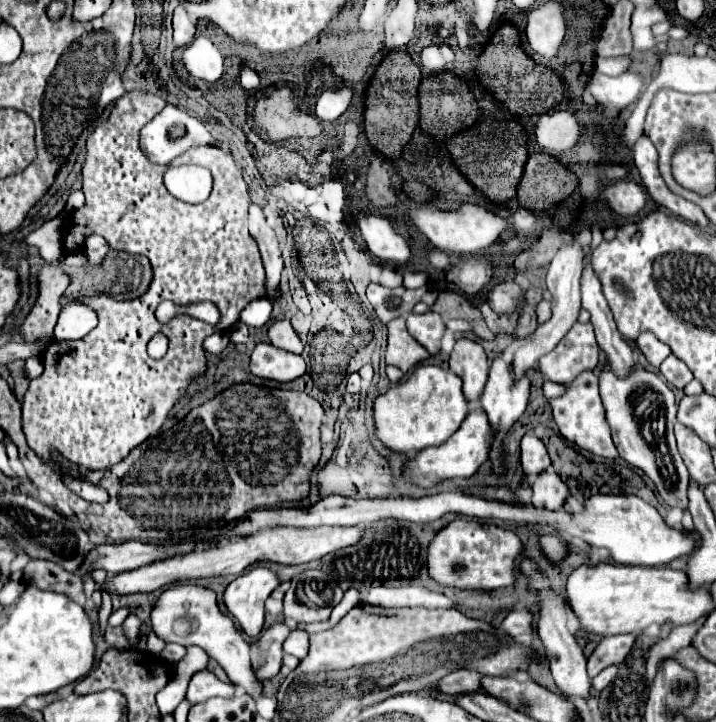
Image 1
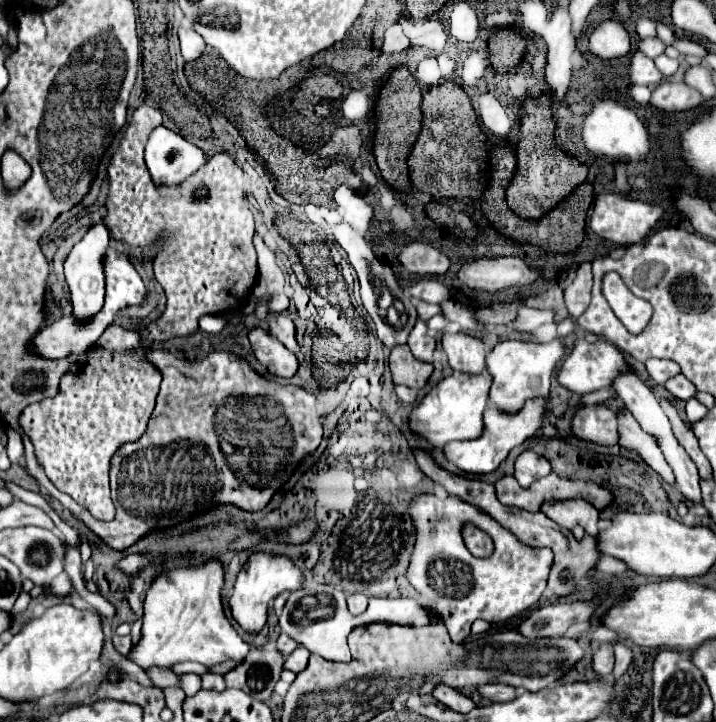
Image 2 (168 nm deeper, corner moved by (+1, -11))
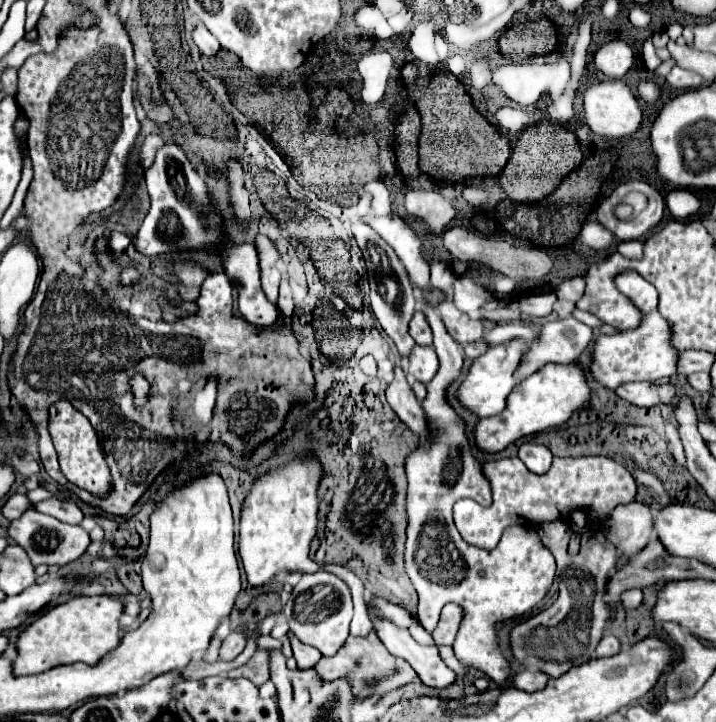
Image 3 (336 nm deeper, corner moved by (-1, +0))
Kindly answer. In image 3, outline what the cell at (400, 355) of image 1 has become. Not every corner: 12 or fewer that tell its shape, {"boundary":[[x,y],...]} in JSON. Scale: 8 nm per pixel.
{"boundary":[[413,347],[407,371],[413,379],[429,383],[439,361],[433,347]]}

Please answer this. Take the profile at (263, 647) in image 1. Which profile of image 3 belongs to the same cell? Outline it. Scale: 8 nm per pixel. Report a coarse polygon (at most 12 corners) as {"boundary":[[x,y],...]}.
{"boundary":[[269,653],[255,655],[237,669],[257,687],[269,681]]}

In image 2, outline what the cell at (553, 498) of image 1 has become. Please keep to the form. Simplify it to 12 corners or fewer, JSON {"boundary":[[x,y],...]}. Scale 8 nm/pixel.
{"boundary":[[585,500],[551,502],[543,514],[561,528],[599,534],[599,512]]}

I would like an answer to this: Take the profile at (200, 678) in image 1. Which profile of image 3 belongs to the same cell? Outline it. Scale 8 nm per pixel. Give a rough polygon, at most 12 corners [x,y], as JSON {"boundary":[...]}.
{"boundary":[[243,629],[221,643],[219,657],[233,661],[245,649]]}

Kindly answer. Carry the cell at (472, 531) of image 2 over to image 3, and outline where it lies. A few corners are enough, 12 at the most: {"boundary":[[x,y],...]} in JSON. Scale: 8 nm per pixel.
{"boundary":[[609,457],[483,463],[493,505],[457,501],[461,537],[493,549],[507,525],[585,511],[593,527],[637,493]]}

